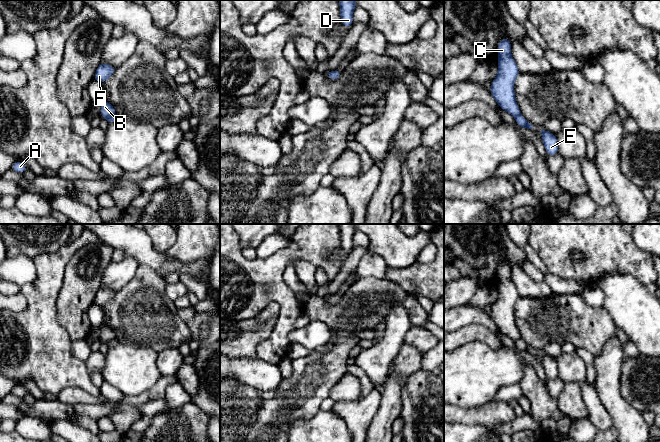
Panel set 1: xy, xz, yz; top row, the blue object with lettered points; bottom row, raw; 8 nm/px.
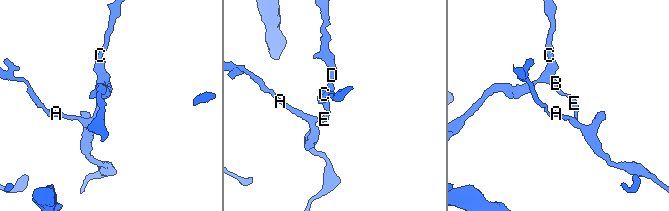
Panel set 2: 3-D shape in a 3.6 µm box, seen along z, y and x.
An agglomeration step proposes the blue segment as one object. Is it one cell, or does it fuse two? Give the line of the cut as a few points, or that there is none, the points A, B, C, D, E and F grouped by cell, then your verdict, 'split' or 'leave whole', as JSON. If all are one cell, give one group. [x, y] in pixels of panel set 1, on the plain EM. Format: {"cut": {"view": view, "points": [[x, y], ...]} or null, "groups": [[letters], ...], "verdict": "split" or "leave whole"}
{"cut": {"view": "xy", "points": [[114, 338], [106, 342]]}, "groups": [["A", "E"], ["B", "C", "D", "F"]], "verdict": "split"}

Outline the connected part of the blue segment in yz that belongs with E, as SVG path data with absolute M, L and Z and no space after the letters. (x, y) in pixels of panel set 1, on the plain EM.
M542 353L541 358L542 358L542 366L544 368L548 380L558 378L559 376L558 376L557 361L553 357L550 357L549 355L544 355Z

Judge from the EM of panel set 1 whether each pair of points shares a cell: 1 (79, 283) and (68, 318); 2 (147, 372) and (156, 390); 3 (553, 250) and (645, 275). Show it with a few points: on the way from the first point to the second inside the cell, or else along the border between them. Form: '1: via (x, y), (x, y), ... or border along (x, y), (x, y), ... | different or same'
1: via (78, 292), (72, 303), (72, 309) | same
2: border along (162, 375), (149, 388), (134, 397) | different
3: via (576, 244), (604, 244), (609, 249), (622, 255) | same

